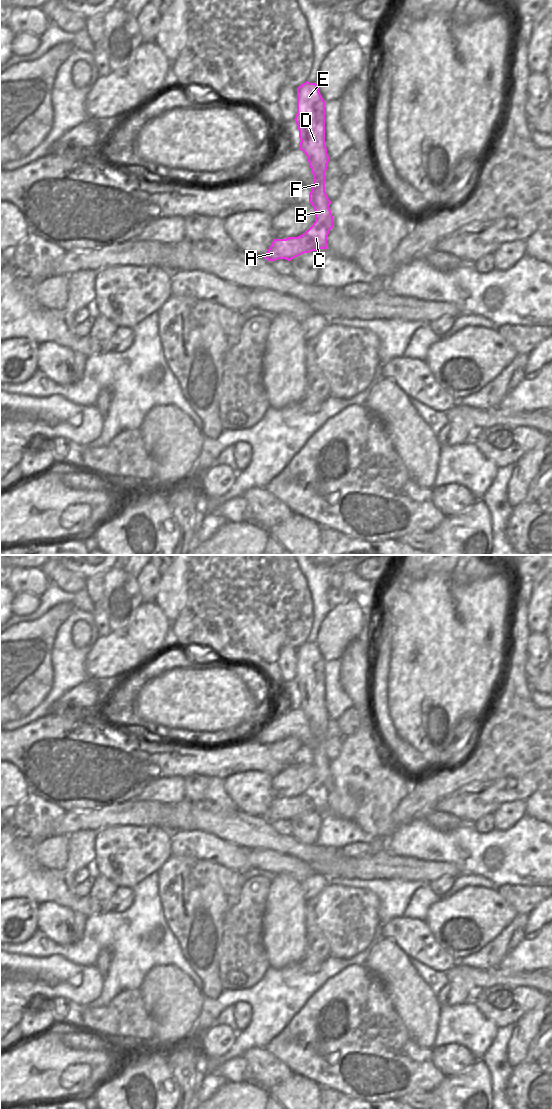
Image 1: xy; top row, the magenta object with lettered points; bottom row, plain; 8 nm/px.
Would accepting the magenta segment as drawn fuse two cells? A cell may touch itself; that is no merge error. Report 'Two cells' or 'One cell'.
Two cells

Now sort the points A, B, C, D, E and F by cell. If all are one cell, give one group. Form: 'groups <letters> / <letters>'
groups A C / B D E F

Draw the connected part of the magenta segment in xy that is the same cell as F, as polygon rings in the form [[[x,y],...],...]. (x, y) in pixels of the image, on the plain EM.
[[[306,641],[297,648],[295,682],[301,700],[299,709],[307,716],[313,734],[309,762],[315,770],[315,781],[325,789],[333,788],[331,761],[325,752],[325,732],[329,722],[325,706],[325,661],[316,643]]]

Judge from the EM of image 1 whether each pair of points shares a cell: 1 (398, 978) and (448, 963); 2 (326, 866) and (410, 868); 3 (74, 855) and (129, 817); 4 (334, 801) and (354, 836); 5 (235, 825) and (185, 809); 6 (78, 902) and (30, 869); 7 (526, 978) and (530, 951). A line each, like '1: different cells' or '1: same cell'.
1: different cells
2: same cell
3: different cells
4: different cells
5: same cell
6: same cell
7: different cells

